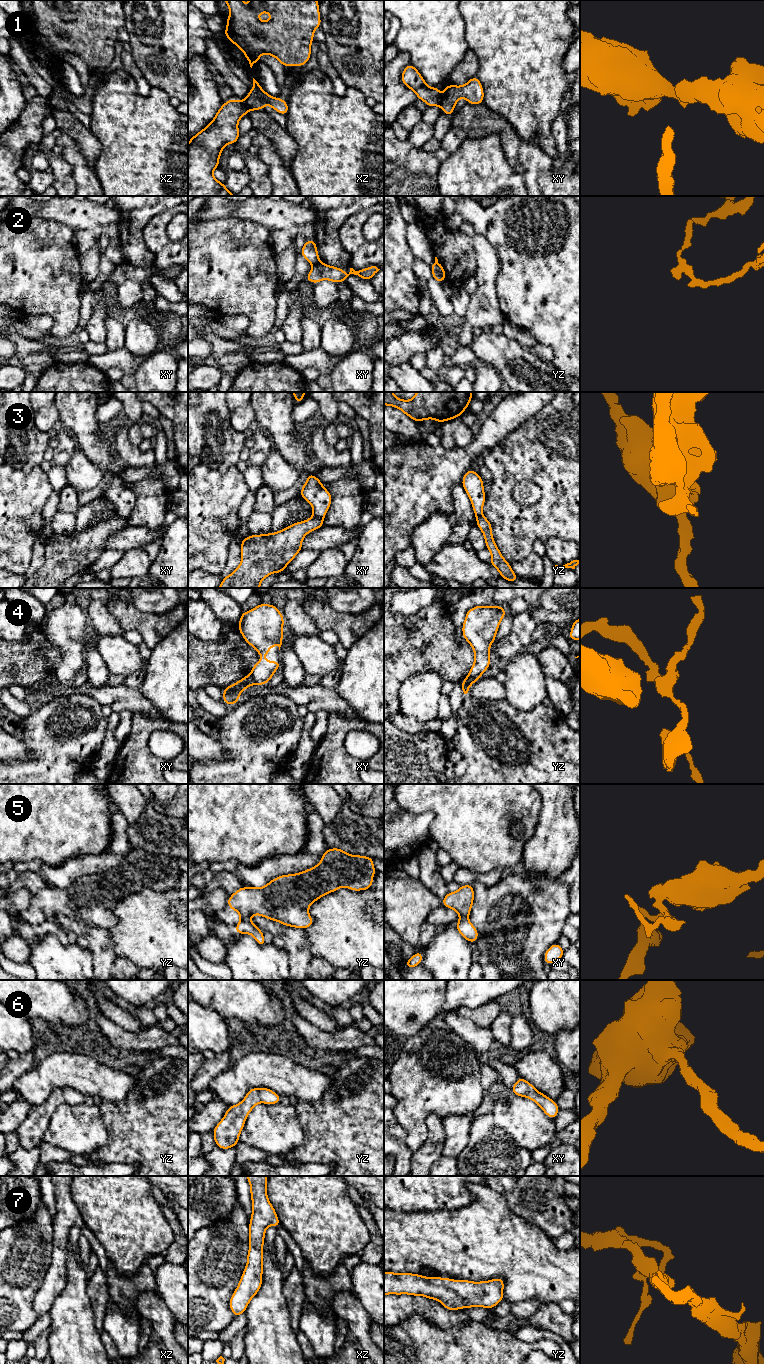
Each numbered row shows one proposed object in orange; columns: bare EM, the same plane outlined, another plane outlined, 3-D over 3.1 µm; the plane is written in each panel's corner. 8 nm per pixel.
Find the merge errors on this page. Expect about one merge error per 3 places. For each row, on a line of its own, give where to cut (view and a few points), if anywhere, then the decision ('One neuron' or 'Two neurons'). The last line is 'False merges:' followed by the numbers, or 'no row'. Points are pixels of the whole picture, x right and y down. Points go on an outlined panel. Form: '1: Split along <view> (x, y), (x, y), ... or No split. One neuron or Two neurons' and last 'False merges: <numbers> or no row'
1: Split along xz (243, 100), (248, 110). Two neurons
2: Split along xy (319, 260), (312, 265). Two neurons
3: Split along xy (313, 515), (322, 519). Two neurons
4: Split along xy (249, 675), (255, 683). Two neurons
5: Split along yz (241, 918), (249, 919). Two neurons
6: No split. One neuron
7: No split. One neuron
False merges: 1, 2, 3, 4, 5

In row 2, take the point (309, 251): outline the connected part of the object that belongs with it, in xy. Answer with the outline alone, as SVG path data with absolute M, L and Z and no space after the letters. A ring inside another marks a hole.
M315 240L305 241L305 244L301 248L301 256L312 266L320 261Z

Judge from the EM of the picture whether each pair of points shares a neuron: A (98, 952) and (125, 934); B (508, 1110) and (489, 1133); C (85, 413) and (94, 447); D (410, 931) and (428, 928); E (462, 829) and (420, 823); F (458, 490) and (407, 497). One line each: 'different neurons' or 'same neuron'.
A: different neurons
B: different neurons
C: same neuron
D: different neurons
E: different neurons
F: different neurons

